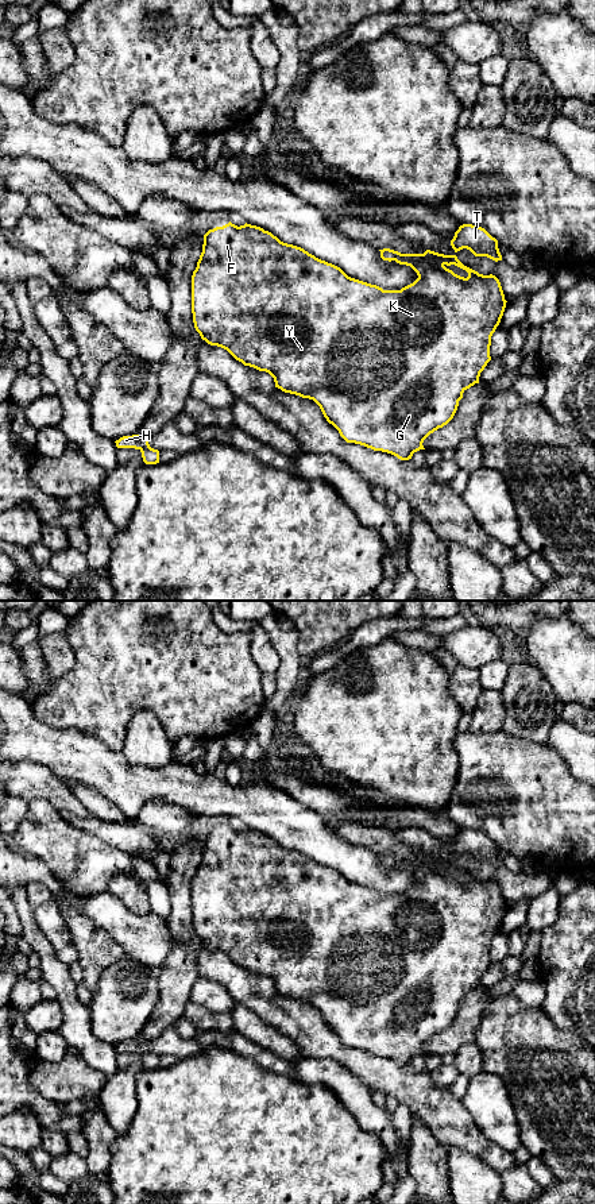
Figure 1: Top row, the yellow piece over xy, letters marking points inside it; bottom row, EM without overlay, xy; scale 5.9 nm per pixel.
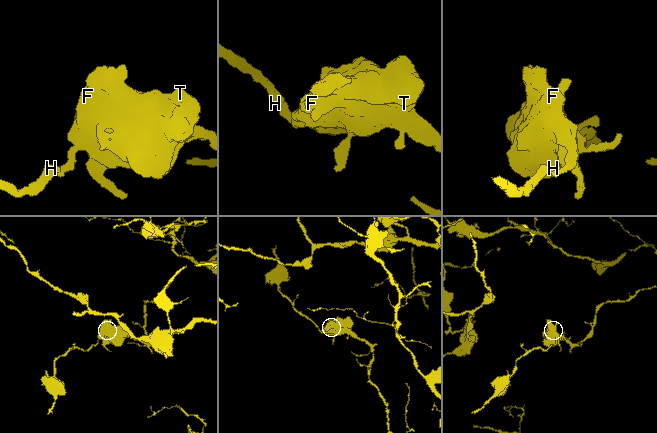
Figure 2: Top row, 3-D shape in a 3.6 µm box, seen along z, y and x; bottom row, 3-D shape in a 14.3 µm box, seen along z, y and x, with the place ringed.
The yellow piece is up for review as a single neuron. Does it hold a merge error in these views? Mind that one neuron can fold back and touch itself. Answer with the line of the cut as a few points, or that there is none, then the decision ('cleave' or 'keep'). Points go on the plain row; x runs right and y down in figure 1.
cut in xy along (149, 1050), (139, 1053); cleave

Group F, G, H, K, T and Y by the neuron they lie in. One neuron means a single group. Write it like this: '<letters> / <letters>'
F G K T Y / H

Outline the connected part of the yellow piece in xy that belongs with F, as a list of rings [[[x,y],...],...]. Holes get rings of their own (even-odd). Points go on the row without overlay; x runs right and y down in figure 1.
[[[229,826],[223,831],[209,834],[204,840],[202,857],[192,880],[192,918],[194,933],[202,945],[210,950],[227,954],[244,970],[268,977],[274,983],[275,992],[282,996],[313,1004],[320,1011],[327,1026],[339,1035],[347,1047],[360,1049],[374,1056],[391,1058],[401,1065],[409,1065],[414,1057],[425,1054],[422,1047],[430,1038],[453,1023],[463,997],[479,988],[480,977],[491,965],[491,941],[501,927],[507,906],[495,880],[479,879],[464,871],[456,860],[444,860],[430,854],[426,854],[424,858],[401,858],[390,853],[379,856],[383,865],[395,865],[399,869],[410,871],[418,883],[401,895],[383,895],[376,890],[348,881],[340,872],[316,863],[301,852],[281,846],[260,831],[247,827],[237,831]],[[451,869],[465,875],[468,881],[464,883],[455,879],[448,873]]]

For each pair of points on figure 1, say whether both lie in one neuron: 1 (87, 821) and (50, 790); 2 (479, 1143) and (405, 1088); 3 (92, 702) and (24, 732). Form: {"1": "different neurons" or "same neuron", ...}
{"1": "same neuron", "2": "same neuron", "3": "different neurons"}

